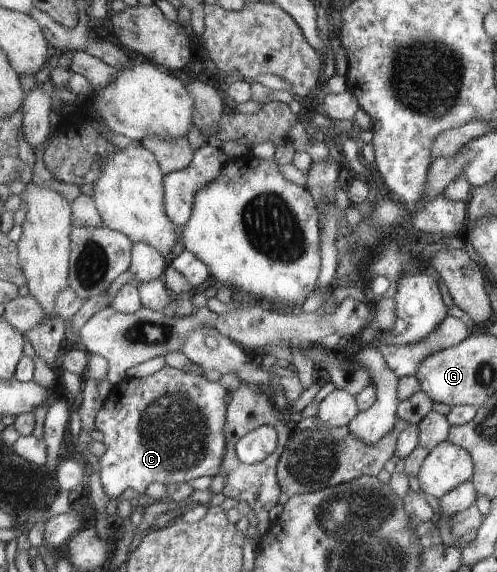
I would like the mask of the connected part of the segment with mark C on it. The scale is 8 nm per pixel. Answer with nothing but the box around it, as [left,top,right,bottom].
[95,365,225,502]

